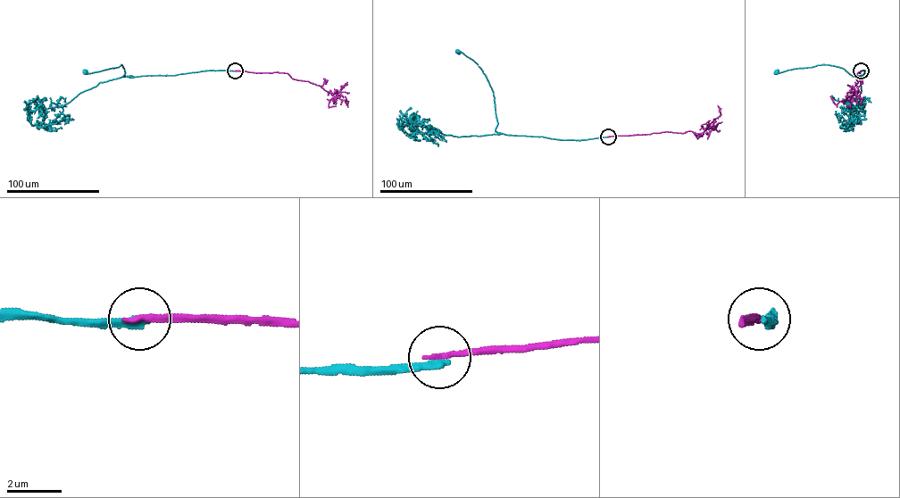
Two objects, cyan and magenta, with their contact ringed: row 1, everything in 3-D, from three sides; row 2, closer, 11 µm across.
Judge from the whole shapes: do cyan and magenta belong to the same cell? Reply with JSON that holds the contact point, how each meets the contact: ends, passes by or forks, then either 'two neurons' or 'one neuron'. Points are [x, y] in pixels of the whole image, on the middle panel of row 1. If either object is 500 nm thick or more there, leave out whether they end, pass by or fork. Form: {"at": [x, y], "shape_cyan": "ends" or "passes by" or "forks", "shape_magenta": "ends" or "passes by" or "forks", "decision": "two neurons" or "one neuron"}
{"at": [608, 136], "shape_cyan": "ends", "shape_magenta": "ends", "decision": "two neurons"}

